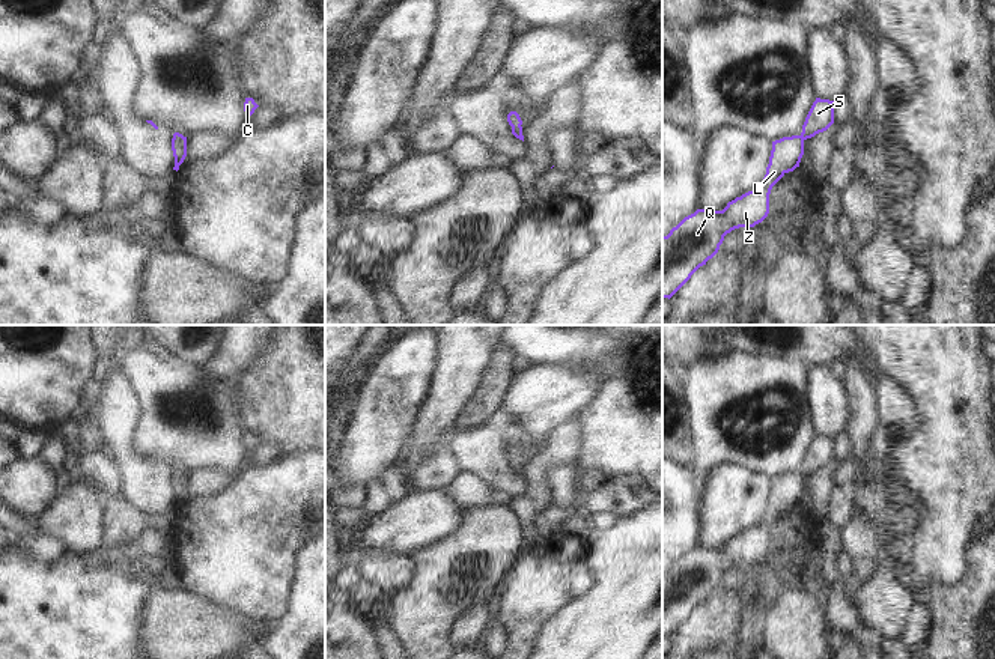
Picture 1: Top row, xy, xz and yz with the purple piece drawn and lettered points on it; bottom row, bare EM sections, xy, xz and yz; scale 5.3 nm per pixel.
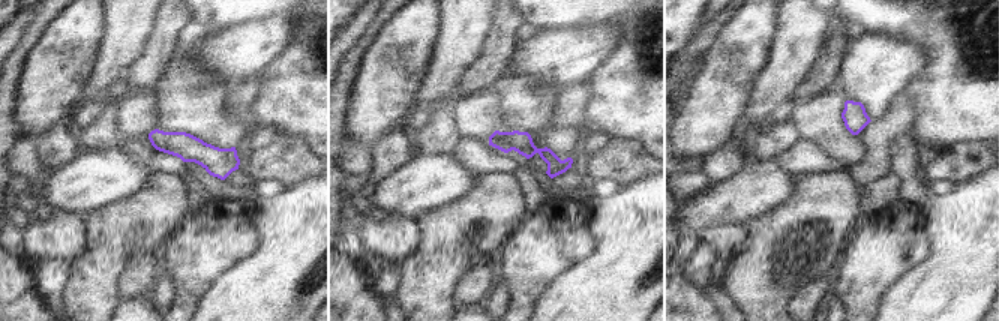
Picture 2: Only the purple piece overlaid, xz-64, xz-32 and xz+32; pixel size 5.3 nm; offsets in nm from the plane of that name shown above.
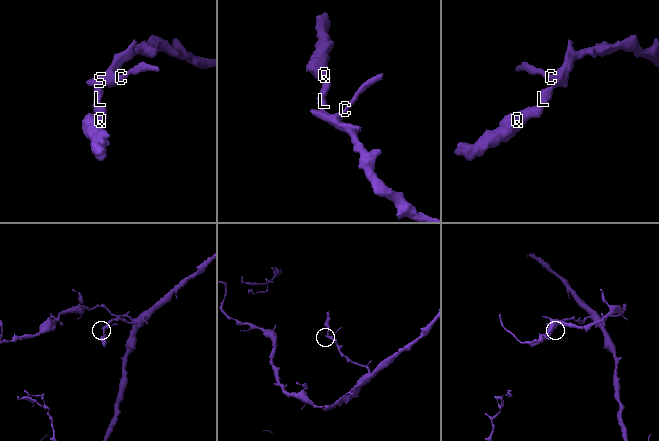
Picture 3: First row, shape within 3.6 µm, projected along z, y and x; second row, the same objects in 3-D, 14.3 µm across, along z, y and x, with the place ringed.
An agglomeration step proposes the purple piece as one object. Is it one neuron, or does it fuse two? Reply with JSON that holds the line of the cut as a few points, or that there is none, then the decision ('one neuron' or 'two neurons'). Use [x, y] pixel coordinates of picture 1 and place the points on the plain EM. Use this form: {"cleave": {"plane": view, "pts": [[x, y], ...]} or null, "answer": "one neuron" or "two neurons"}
{"cleave": null, "answer": "one neuron"}

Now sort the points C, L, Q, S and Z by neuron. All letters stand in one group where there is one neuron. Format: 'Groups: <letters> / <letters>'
Groups: C L Q S Z

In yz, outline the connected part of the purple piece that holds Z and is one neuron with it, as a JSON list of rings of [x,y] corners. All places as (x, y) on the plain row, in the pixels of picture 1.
[[[816,435],[802,469],[772,478],[766,512],[759,525],[729,539],[723,548],[697,546],[662,573],[662,635],[670,636],[712,596],[727,570],[739,564],[754,564],[768,554],[772,524],[799,504],[804,478],[834,460],[834,445],[834,438]]]

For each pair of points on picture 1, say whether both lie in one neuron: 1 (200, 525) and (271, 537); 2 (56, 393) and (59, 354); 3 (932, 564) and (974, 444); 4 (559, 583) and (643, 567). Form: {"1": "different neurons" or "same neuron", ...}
{"1": "same neuron", "2": "same neuron", "3": "same neuron", "4": "different neurons"}

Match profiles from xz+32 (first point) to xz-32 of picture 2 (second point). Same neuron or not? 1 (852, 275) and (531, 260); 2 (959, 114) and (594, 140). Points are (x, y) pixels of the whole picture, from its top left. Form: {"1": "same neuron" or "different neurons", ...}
{"1": "same neuron", "2": "different neurons"}

